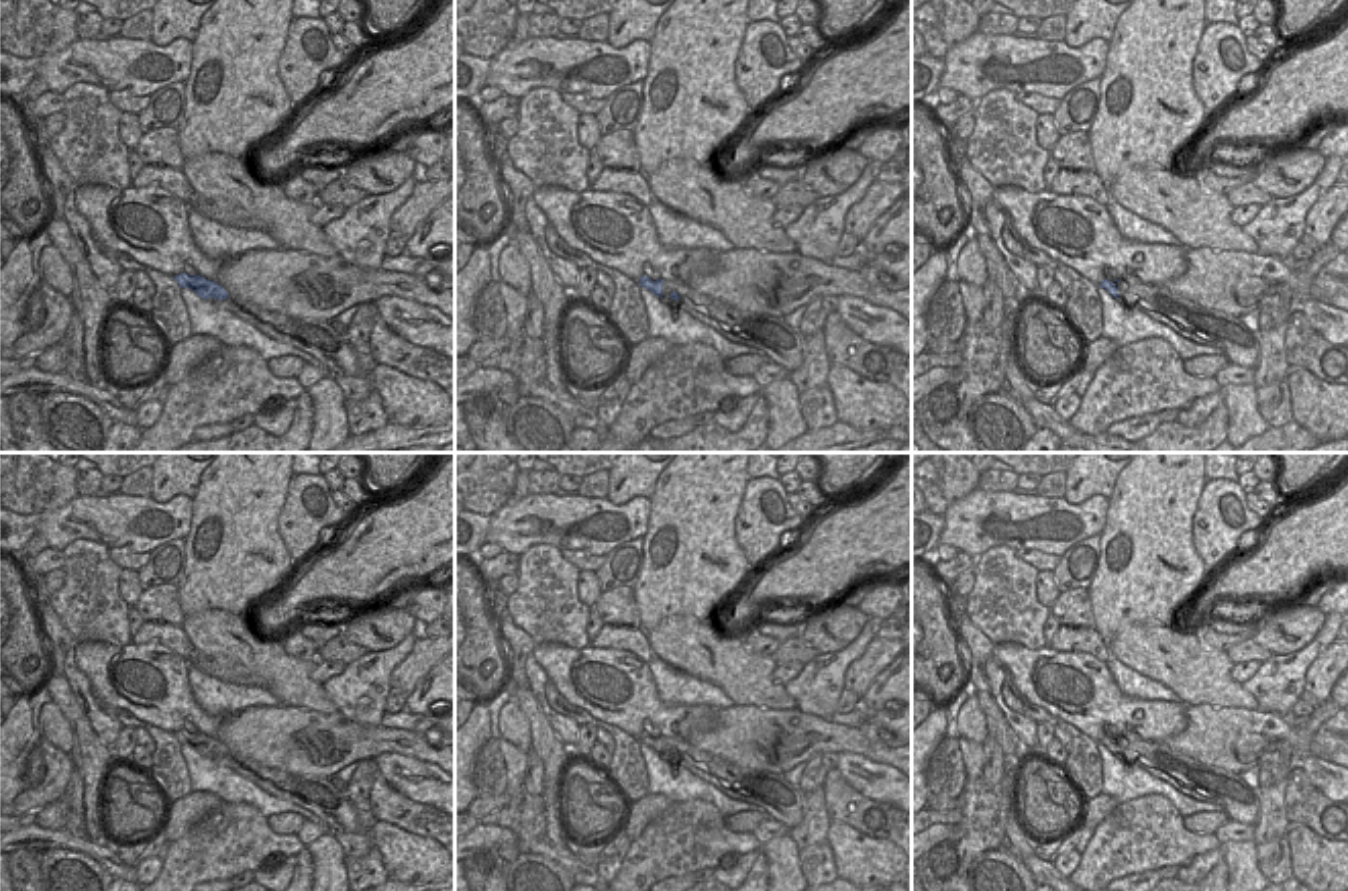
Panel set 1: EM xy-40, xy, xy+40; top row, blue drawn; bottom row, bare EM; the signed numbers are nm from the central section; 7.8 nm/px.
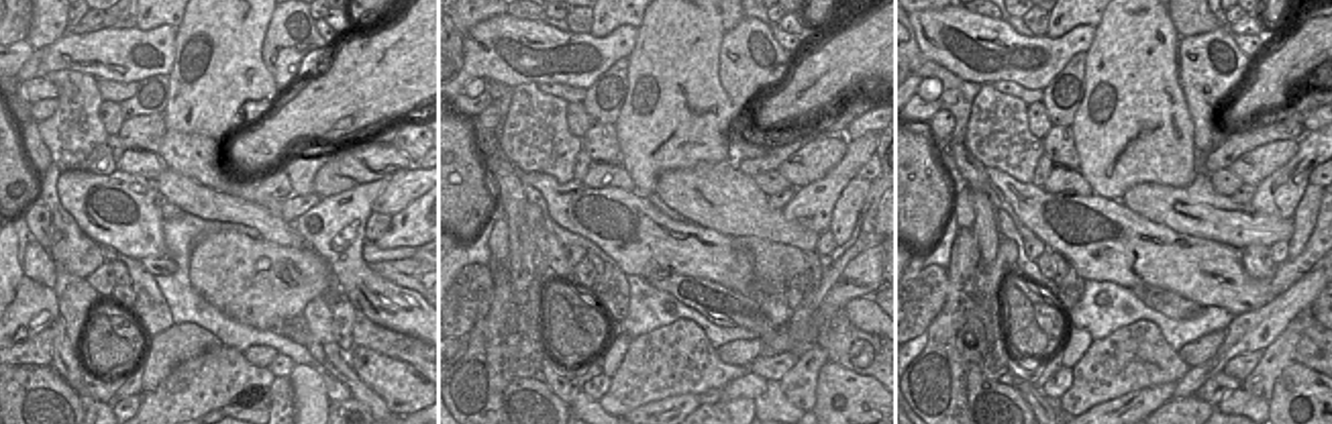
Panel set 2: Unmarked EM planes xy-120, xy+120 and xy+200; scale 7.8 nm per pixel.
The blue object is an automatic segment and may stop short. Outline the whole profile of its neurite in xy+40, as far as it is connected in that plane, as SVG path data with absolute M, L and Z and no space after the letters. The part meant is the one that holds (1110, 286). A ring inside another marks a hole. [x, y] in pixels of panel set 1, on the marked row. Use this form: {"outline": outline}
{"outline": "M1132 275L1124 281L1103 279L1099 287L1105 287L1124 306L1140 308L1183 338L1220 349L1234 365L1254 369L1258 363L1258 332L1246 328L1236 316L1201 308L1171 294L1164 285L1146 285Z"}

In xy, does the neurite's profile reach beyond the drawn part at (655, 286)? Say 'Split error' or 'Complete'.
Split error

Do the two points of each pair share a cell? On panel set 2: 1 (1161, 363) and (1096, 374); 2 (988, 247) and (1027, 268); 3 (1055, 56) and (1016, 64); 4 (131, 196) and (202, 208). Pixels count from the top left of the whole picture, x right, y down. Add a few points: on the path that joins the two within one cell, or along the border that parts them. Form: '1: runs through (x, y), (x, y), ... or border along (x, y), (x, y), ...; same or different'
1: runs through (1145, 363), (1118, 363), (1112, 367); same
2: border along (992, 208), (996, 231), (1002, 237); different
3: runs through (1045, 58), (1027, 60); same
4: border along (154, 182), (160, 194); different

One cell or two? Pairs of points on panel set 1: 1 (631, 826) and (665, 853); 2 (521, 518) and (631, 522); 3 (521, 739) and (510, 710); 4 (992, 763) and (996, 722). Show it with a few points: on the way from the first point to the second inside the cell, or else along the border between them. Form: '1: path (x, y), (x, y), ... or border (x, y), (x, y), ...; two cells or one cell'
1: border (674, 802), (631, 843); two cells
2: path (547, 518), (604, 518); one cell
3: path (519, 732), (510, 716); one cell
4: border (988, 732), (1000, 747), (1004, 769); two cells

